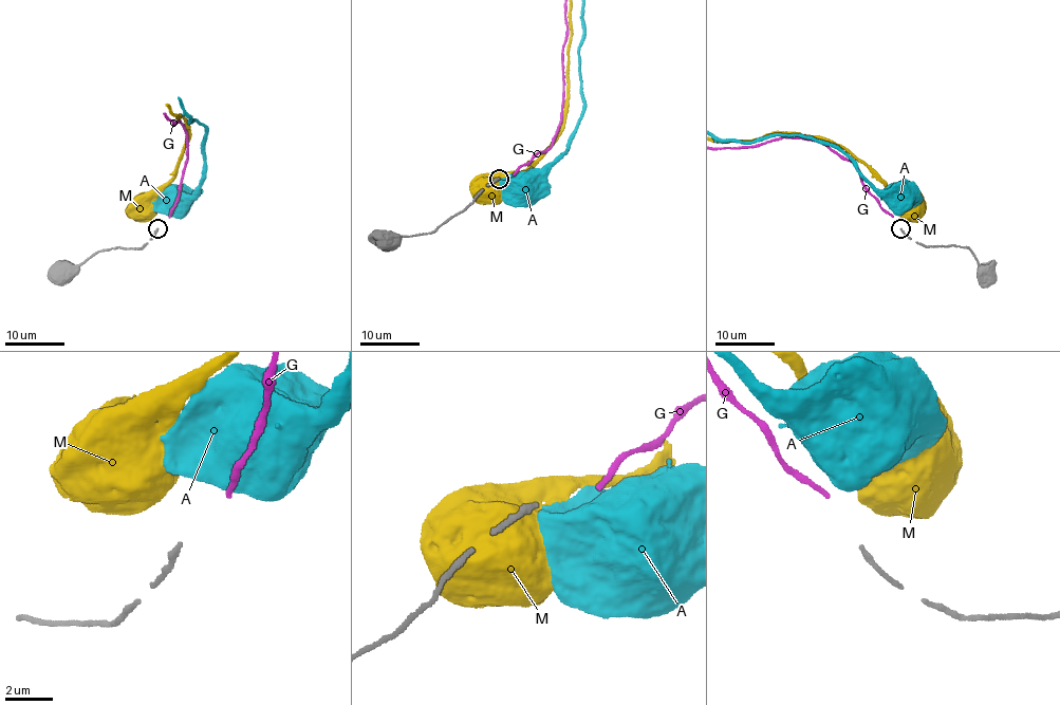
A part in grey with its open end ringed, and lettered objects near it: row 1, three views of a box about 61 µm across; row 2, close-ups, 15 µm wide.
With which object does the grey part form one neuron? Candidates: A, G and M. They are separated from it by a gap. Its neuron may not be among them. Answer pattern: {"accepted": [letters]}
{"accepted": []}

